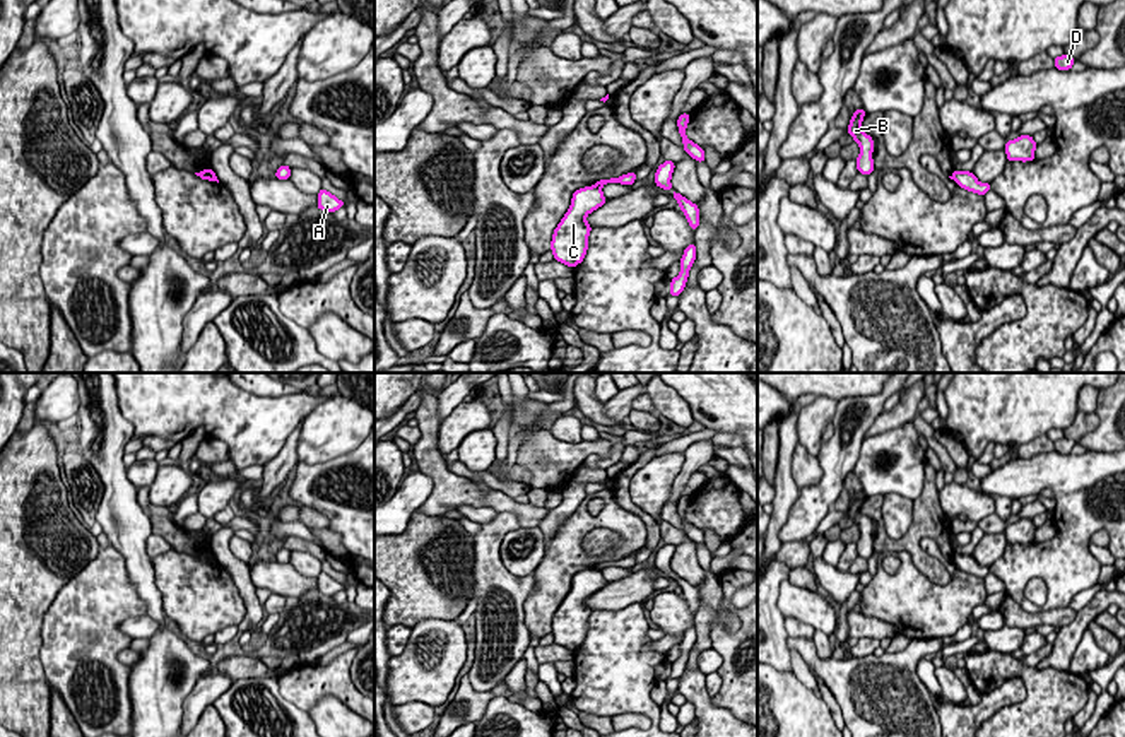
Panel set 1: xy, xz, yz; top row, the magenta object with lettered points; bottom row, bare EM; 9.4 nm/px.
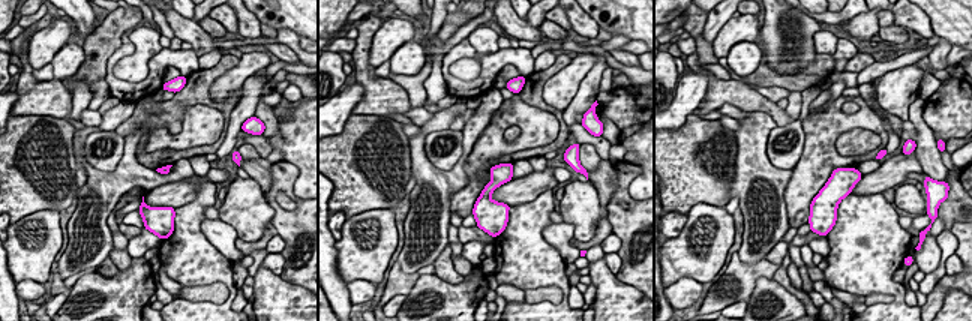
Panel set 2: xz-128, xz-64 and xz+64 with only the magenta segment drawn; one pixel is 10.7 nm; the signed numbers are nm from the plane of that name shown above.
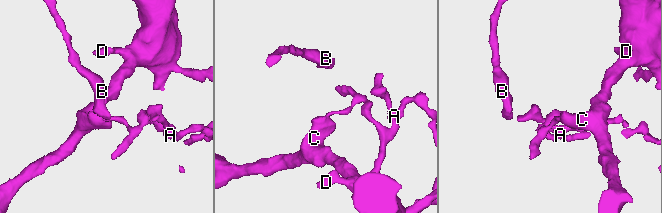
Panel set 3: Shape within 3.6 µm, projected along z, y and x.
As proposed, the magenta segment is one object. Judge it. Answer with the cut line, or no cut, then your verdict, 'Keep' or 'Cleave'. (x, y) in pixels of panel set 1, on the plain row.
Split along xz (594, 568), (599, 571). Cleave

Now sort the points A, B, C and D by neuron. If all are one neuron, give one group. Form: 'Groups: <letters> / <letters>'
Groups: A / B C D

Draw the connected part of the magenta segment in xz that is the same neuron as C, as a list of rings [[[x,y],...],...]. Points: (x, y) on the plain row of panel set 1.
[[[585,569],[573,576],[571,590],[557,607],[552,617],[551,633],[554,643],[576,650],[583,645],[588,633],[588,617],[592,609],[585,600],[602,590],[607,581],[598,569]]]

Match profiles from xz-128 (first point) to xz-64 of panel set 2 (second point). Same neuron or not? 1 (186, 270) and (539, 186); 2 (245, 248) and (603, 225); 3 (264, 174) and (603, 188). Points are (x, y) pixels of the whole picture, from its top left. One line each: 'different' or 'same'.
1: different
2: same
3: same

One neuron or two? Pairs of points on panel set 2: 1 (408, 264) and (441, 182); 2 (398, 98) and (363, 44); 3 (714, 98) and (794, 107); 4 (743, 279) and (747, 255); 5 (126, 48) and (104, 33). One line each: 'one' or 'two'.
1: one
2: one
3: two
4: two
5: two

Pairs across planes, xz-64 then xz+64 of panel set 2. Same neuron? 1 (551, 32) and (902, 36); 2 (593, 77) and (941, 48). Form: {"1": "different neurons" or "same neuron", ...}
{"1": "same neuron", "2": "same neuron"}

